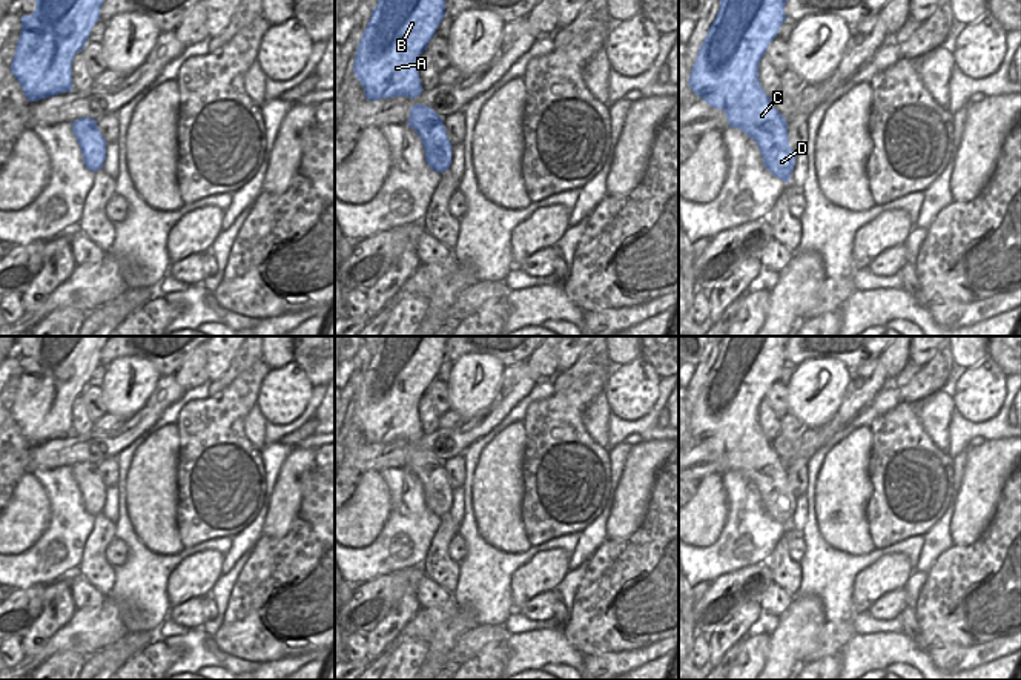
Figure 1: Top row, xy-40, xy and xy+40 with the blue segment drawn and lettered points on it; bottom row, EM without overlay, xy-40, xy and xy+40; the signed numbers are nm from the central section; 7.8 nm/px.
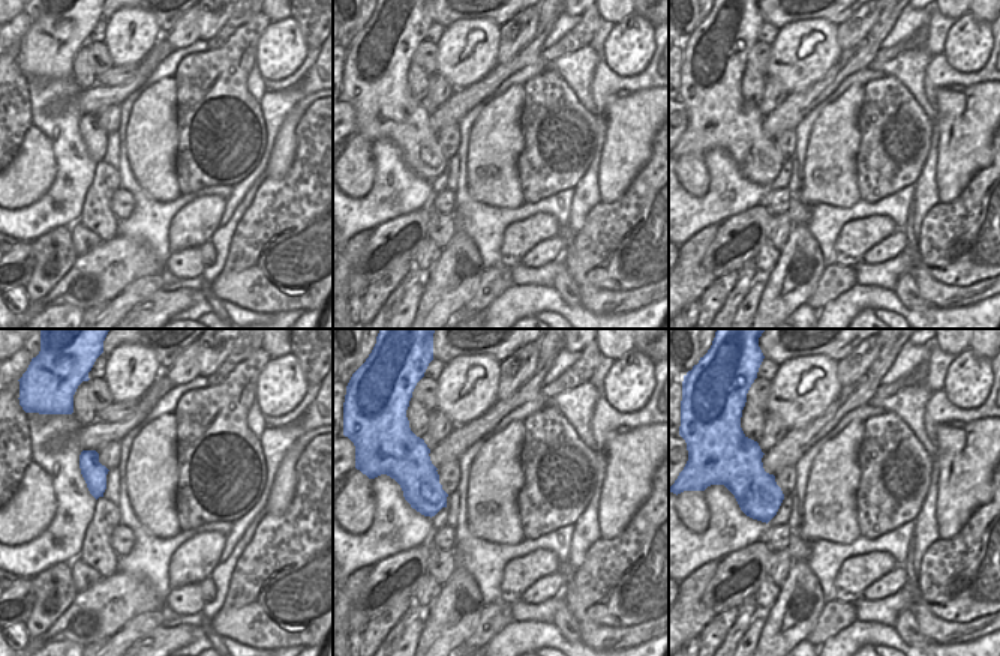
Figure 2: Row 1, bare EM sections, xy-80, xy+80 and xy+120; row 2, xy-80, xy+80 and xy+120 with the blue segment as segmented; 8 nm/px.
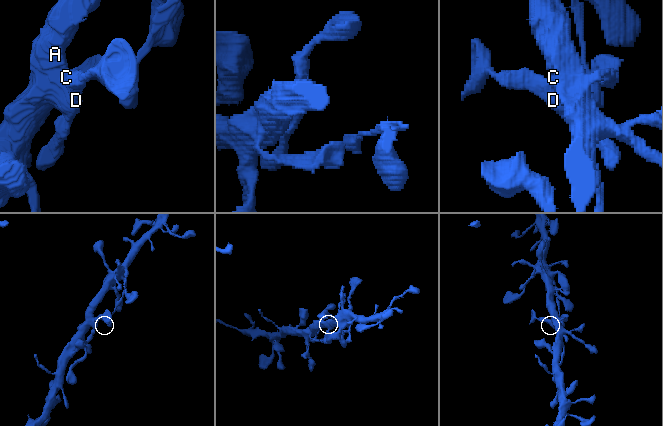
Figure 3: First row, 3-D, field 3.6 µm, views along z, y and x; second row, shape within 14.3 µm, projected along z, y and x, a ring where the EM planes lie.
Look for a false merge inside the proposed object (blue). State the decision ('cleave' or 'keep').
cleave

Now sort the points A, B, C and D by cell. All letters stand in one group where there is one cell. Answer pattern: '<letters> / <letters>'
A B C / D

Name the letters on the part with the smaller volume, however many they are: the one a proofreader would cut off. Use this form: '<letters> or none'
D

